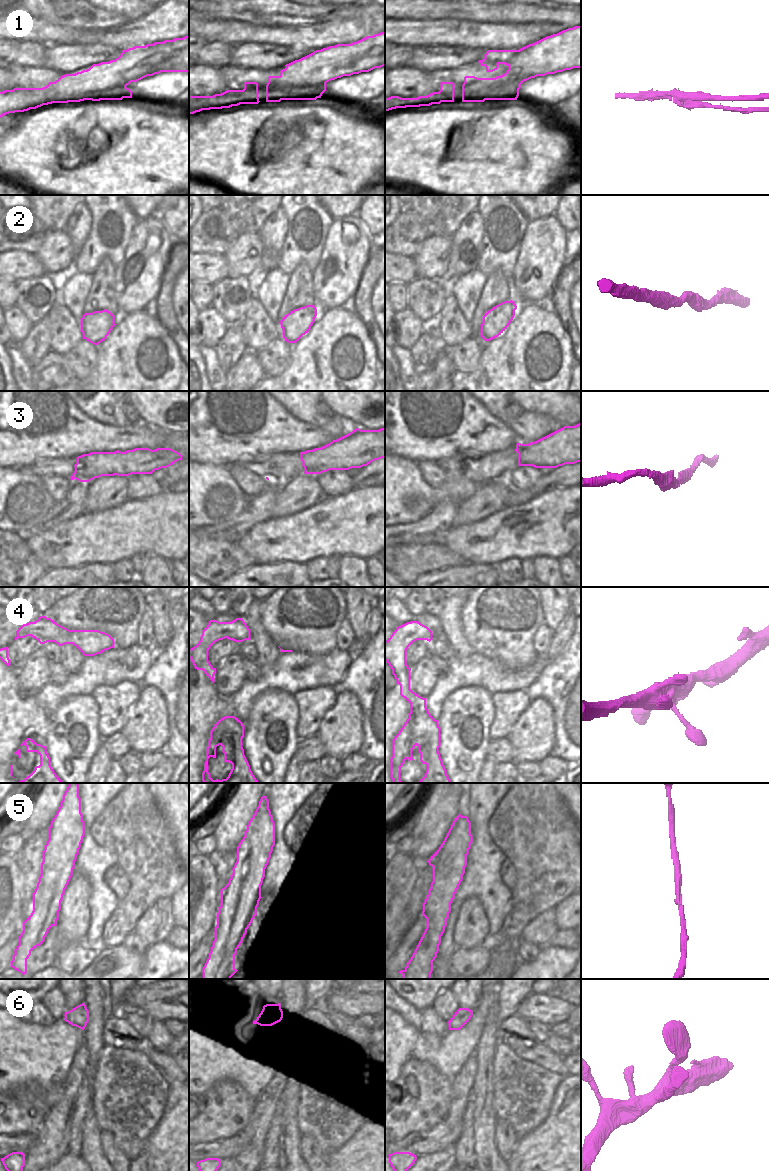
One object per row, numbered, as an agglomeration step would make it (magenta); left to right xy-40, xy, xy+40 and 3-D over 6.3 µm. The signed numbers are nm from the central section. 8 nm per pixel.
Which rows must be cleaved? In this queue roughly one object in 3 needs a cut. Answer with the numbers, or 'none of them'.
1

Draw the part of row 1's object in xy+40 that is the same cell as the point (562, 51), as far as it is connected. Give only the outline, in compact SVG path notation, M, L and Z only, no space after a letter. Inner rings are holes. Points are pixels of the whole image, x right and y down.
M581 26L568 28L557 34L547 36L519 50L488 50L484 55L484 59L478 62L481 66L486 67L487 72L493 72L498 69L499 60L510 61L512 77L507 82L510 80L527 81L537 76L581 68Z

